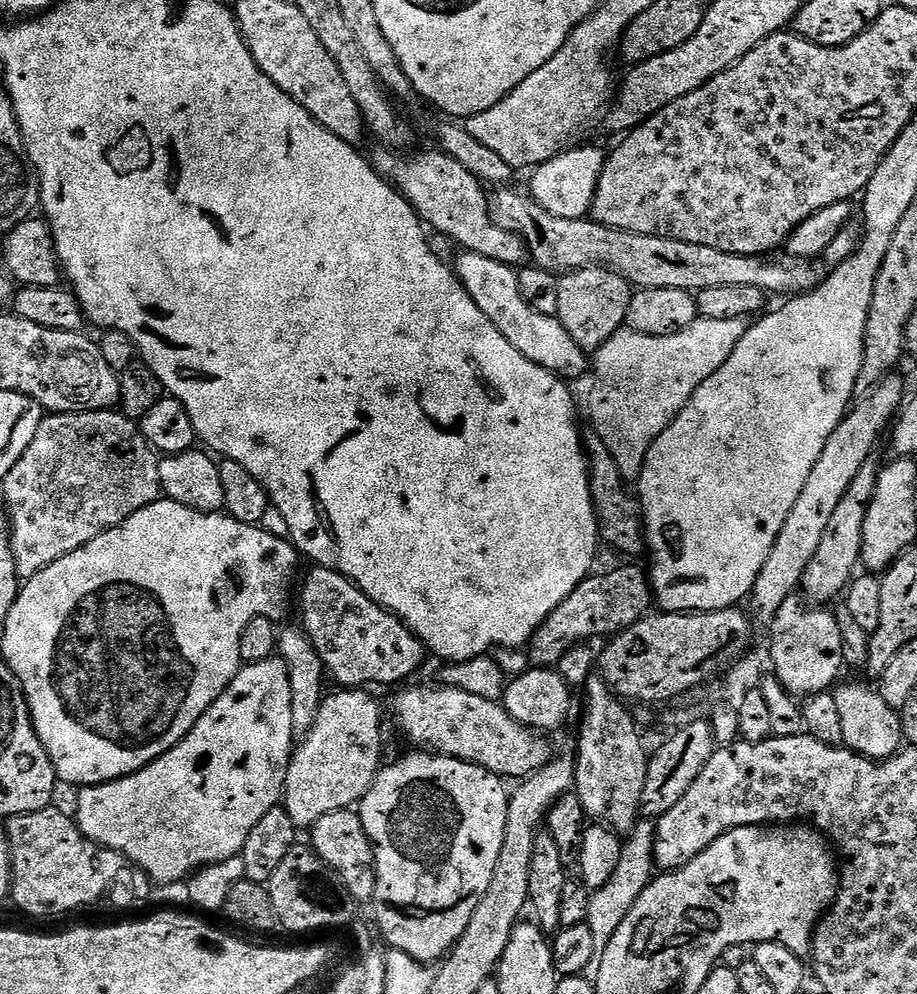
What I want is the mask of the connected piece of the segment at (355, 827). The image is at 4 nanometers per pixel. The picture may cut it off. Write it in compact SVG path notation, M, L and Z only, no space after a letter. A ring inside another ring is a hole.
M343 808L334 810L334 814L325 814L312 824L310 835L311 848L346 882L357 905L371 905L376 899L376 859L359 811Z

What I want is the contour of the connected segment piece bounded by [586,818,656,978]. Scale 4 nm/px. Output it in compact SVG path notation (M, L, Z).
M648 818L637 820L632 831L627 833L626 839L623 841L624 849L622 850L622 858L618 862L618 870L614 870L614 874L610 878L610 882L606 882L606 886L597 888L592 892L587 924L593 931L594 956L590 959L586 971L589 977L595 978L594 976L599 977L601 975L604 951L606 946L610 946L610 938L614 938L618 926L622 926L622 918L626 918L626 914L630 914L630 910L634 906L634 902L638 902L642 890L646 890L646 886L651 884L654 879L652 855L654 854L655 841L655 823Z

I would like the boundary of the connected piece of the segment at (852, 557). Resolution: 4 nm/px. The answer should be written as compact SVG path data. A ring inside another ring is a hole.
M875 459L866 461L862 470L858 470L854 482L846 486L846 494L842 494L842 502L834 510L834 515L826 525L822 534L822 543L818 546L818 554L814 554L814 562L804 575L802 592L809 601L824 606L841 595L857 575L862 554L862 522L866 522L866 510L870 510L870 502L874 498L876 483L880 477L881 465Z

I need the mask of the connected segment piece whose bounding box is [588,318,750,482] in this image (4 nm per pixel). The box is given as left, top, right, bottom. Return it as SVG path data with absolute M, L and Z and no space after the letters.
M726 318L723 322L697 322L686 326L678 334L669 336L647 336L641 332L621 330L612 339L606 341L594 353L594 372L596 381L592 384L592 393L588 396L588 416L592 419L591 427L606 442L606 450L614 454L618 470L625 481L639 481L642 466L650 446L674 422L674 418L690 402L694 390L714 374L730 358L734 346L747 334L750 327L747 319Z

